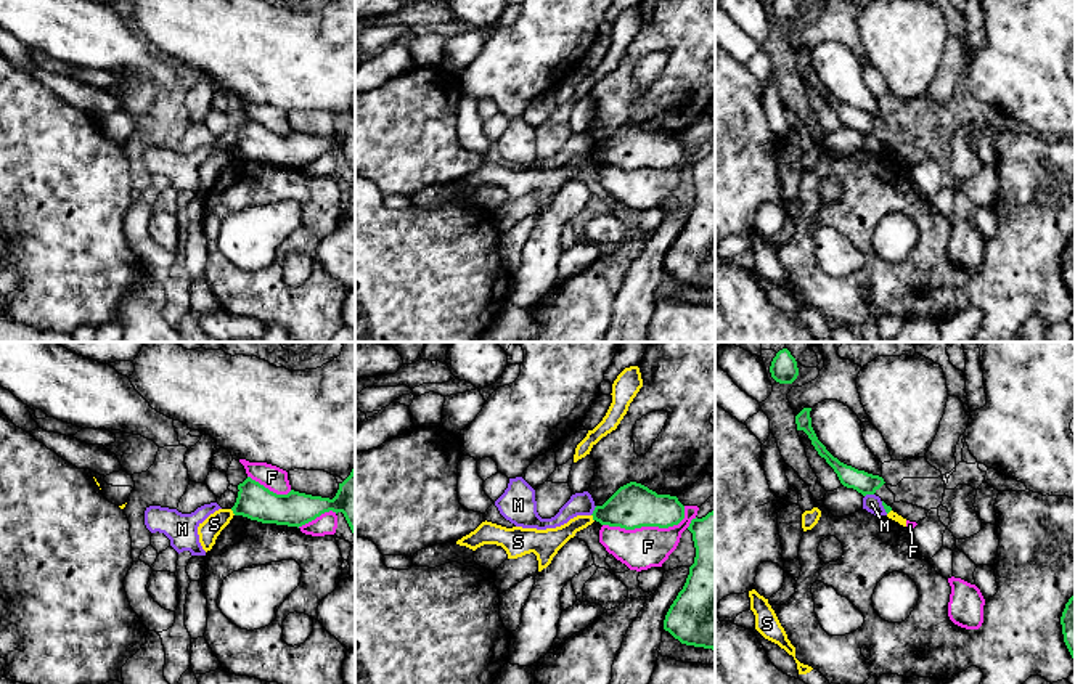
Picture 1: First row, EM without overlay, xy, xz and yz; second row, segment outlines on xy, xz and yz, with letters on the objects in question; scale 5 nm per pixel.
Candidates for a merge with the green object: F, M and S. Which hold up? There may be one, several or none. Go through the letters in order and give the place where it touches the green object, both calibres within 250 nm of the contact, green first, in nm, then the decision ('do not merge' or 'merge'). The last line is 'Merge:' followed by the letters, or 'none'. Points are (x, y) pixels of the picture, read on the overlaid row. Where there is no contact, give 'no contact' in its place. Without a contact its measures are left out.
F: contact xz (648, 525); calibres 220 and 200 nm; do not merge
M: contact xz (593, 511); calibres 220 and 110 nm; do not merge
S: contact xy (233, 512); calibres 180 and 100 nm; do not merge
Merge: none

